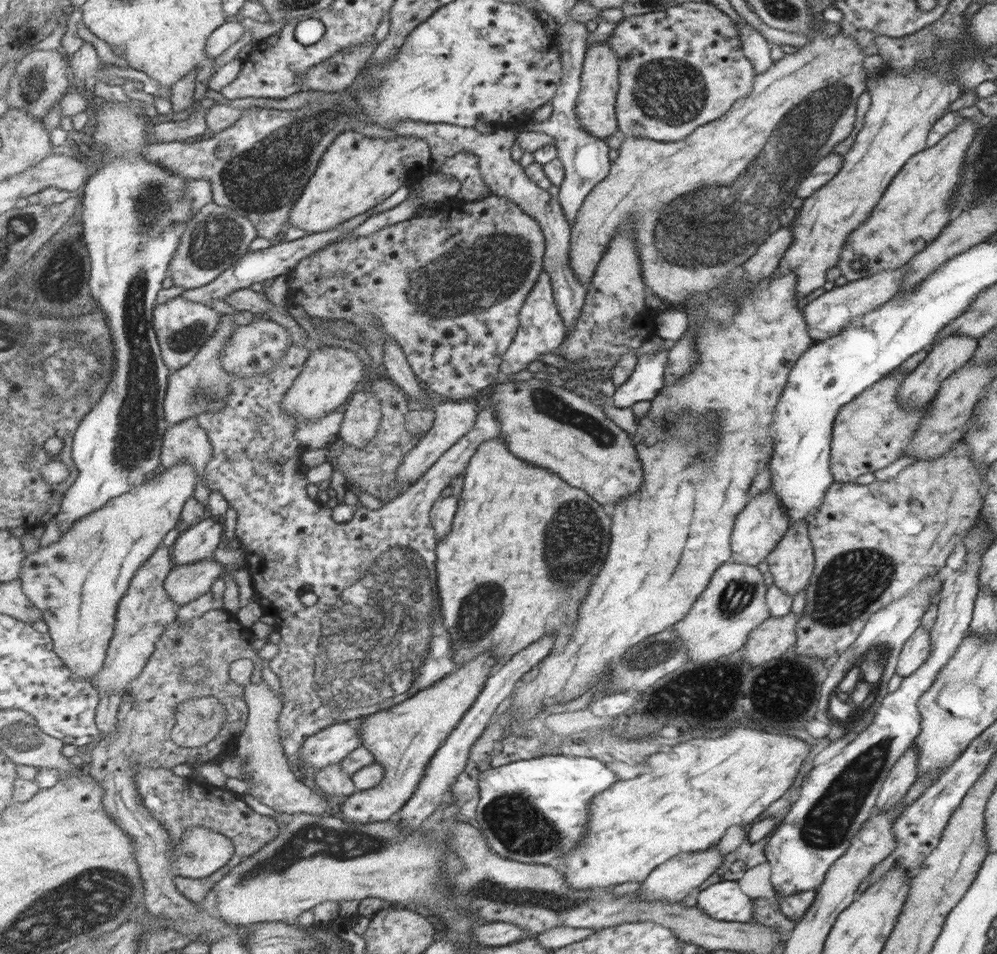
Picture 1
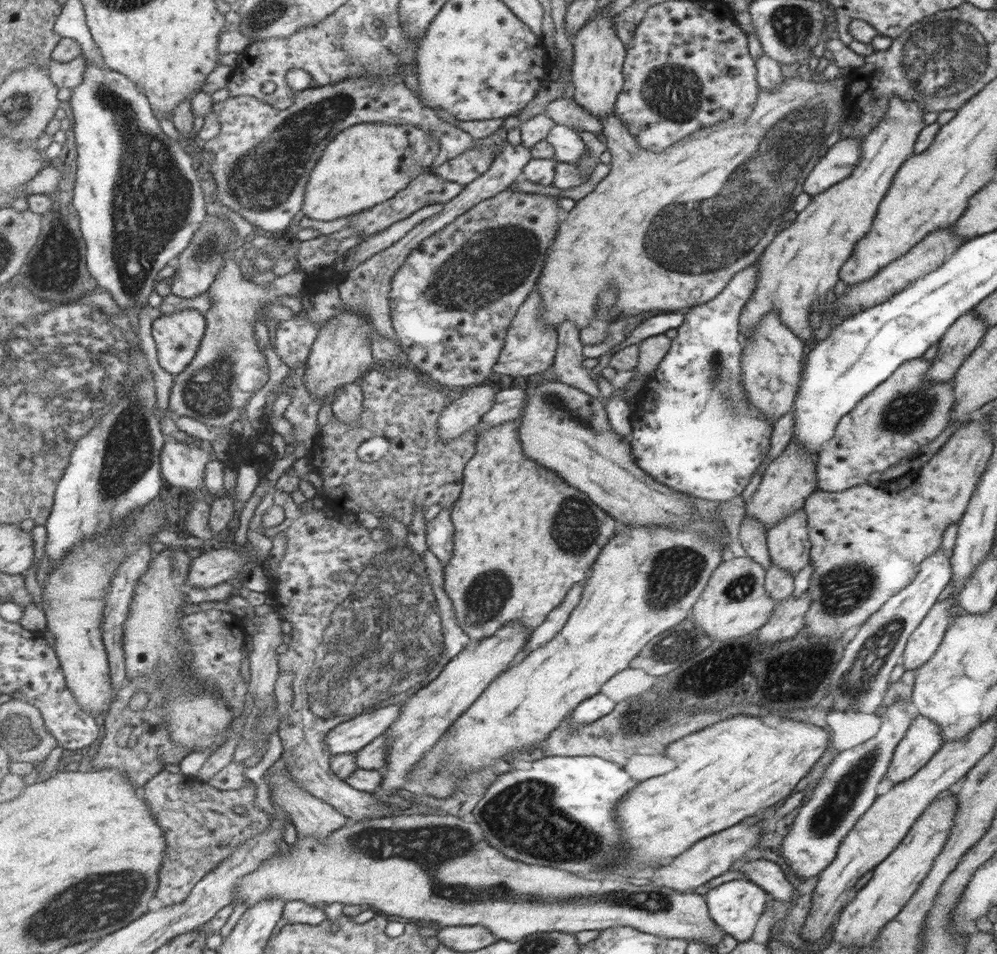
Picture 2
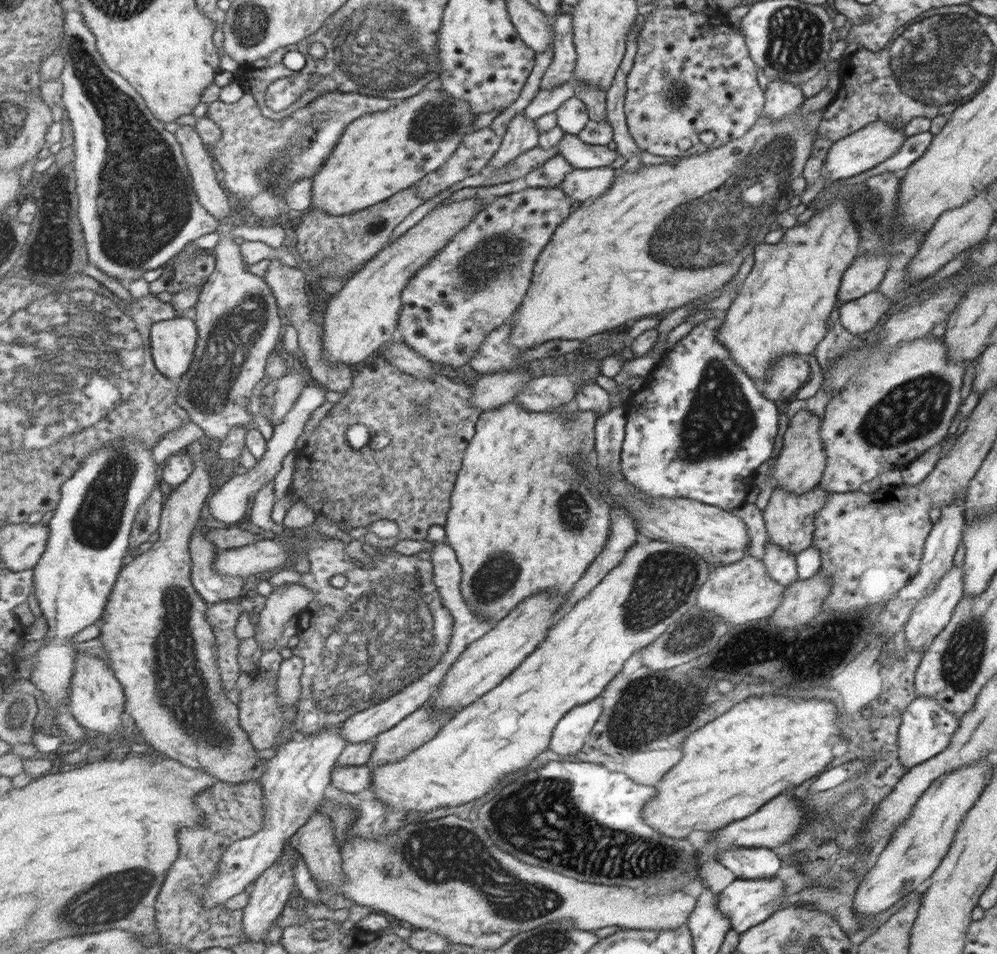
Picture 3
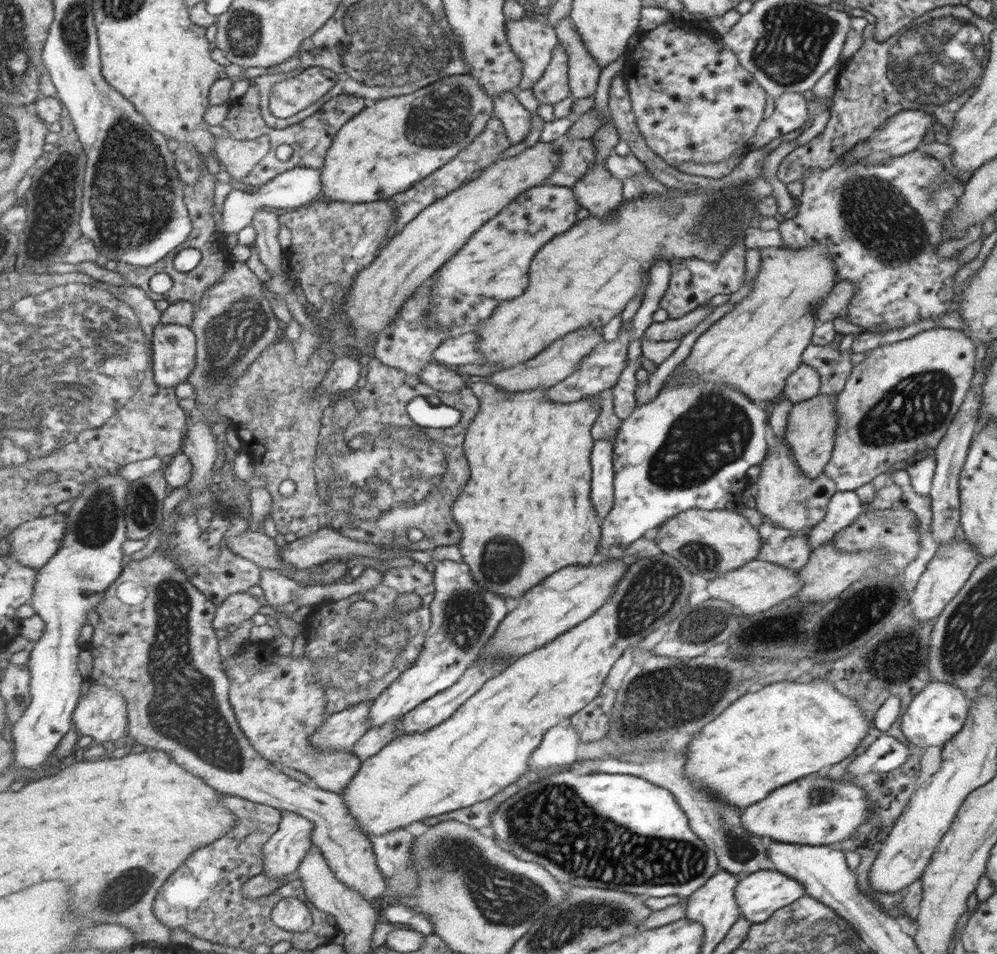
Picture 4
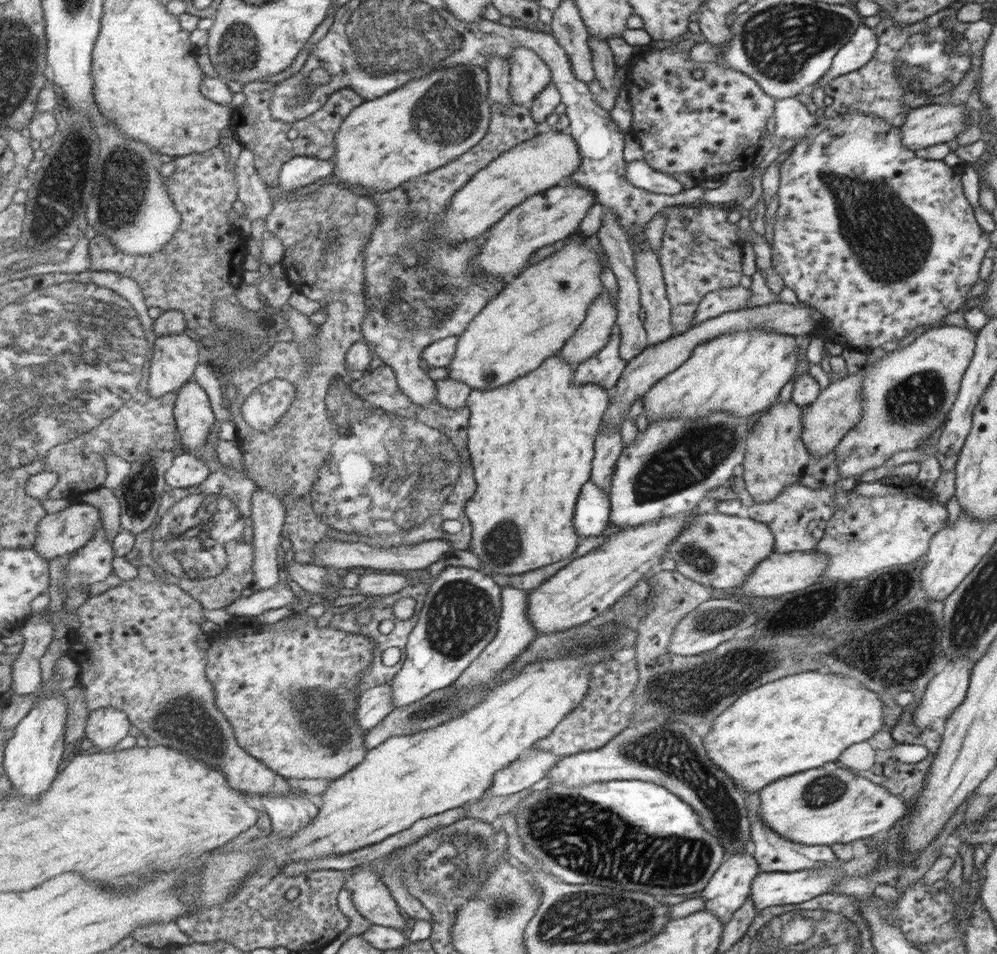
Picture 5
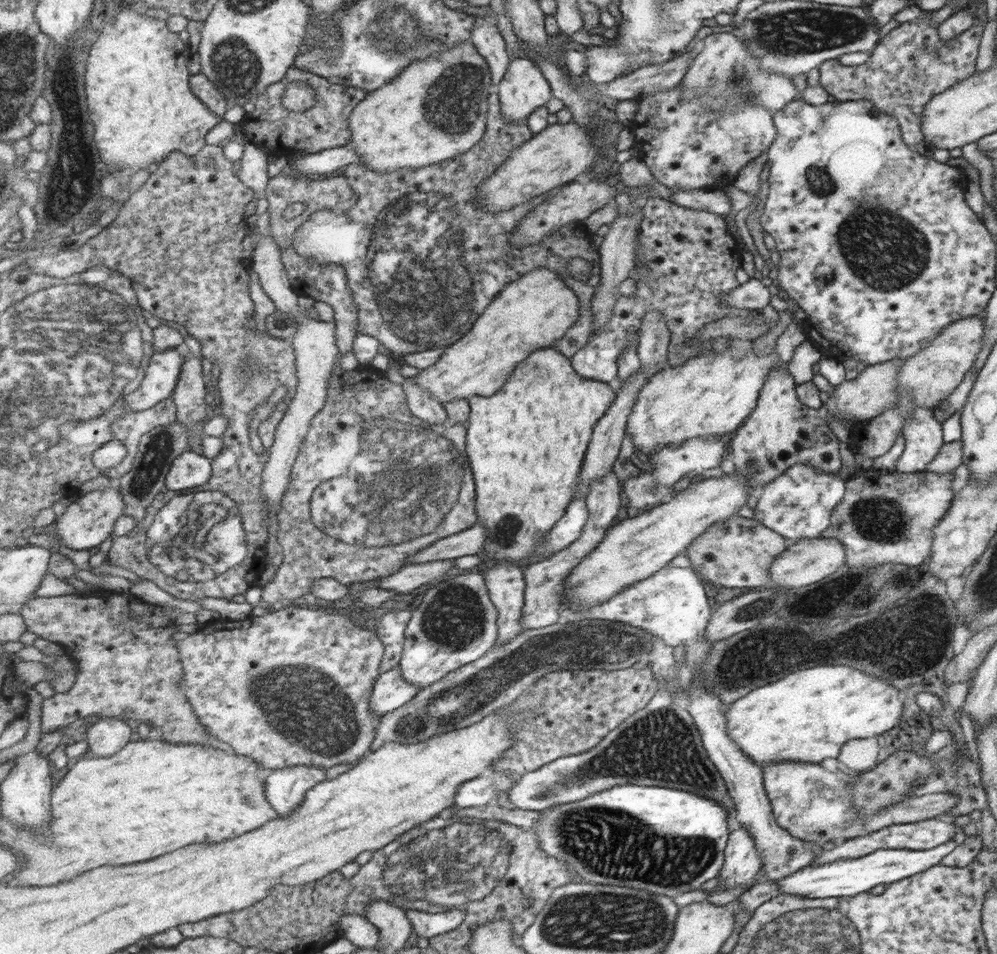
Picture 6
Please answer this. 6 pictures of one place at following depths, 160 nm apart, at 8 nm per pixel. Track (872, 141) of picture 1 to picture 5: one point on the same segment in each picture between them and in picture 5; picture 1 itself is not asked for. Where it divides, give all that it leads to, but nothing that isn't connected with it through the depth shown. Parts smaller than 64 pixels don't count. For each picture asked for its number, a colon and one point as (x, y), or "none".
2: (800, 265)
3: (780, 308)
4: (755, 347)
5: (741, 373)

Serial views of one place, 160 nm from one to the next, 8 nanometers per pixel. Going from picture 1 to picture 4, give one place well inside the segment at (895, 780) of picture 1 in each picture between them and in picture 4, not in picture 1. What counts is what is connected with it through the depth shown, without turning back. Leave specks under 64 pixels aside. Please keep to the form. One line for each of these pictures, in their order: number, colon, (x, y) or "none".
2: (922, 739)
3: (926, 728)
4: (936, 713)

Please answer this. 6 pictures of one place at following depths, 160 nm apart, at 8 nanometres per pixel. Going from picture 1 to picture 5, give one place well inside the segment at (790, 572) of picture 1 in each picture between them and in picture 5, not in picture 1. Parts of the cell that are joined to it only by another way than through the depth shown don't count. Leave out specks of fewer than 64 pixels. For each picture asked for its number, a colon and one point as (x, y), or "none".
2: (787, 542)
3: (788, 517)
4: (793, 502)
5: (776, 457)

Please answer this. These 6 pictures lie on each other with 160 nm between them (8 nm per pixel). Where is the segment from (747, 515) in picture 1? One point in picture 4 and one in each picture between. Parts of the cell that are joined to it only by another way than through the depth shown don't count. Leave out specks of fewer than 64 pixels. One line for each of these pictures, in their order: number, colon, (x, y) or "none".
2: (788, 480)
3: (799, 466)
4: (811, 425)

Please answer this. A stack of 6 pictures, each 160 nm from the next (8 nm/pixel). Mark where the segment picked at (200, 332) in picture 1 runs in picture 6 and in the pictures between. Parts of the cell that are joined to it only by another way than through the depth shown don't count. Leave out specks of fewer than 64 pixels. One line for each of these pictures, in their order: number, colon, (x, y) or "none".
2: (178, 336)
3: (174, 341)
4: (175, 347)
5: (175, 357)
6: (163, 373)

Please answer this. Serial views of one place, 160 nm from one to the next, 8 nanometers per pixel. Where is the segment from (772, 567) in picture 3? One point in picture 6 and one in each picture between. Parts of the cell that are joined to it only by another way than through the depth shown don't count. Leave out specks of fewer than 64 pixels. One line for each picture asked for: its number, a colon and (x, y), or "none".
4: (788, 549)
5: (797, 517)
6: (797, 504)

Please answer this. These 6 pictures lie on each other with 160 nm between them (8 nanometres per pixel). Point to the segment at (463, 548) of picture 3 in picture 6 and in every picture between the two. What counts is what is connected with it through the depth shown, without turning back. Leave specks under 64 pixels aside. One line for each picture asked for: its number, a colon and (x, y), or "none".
4: (528, 512)
5: (533, 442)
6: (526, 444)

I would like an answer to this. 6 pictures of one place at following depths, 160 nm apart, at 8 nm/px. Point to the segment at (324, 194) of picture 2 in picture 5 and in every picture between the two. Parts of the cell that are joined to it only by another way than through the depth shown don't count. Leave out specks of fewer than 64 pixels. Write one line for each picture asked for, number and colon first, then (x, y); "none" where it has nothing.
3: (383, 153)
4: (393, 144)
5: (432, 120)

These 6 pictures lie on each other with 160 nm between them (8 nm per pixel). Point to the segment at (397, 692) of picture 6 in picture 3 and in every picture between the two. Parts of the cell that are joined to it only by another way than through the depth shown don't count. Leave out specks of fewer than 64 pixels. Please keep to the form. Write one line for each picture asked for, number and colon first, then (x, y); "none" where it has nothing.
3: (294, 785)
4: (342, 731)
5: (374, 704)

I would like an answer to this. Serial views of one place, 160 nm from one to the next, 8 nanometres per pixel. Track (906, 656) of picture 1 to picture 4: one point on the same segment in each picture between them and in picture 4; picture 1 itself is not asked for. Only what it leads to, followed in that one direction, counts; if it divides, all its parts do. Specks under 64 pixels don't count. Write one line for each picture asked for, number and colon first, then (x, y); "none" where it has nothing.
2: (923, 640)
3: (931, 613)
4: (950, 566)

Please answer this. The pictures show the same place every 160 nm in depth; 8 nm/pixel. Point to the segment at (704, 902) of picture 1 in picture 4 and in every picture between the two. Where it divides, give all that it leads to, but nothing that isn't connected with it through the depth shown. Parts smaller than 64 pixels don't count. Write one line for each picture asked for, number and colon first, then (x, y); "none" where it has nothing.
2: (734, 907)
3: (744, 902)
4: (759, 895)

